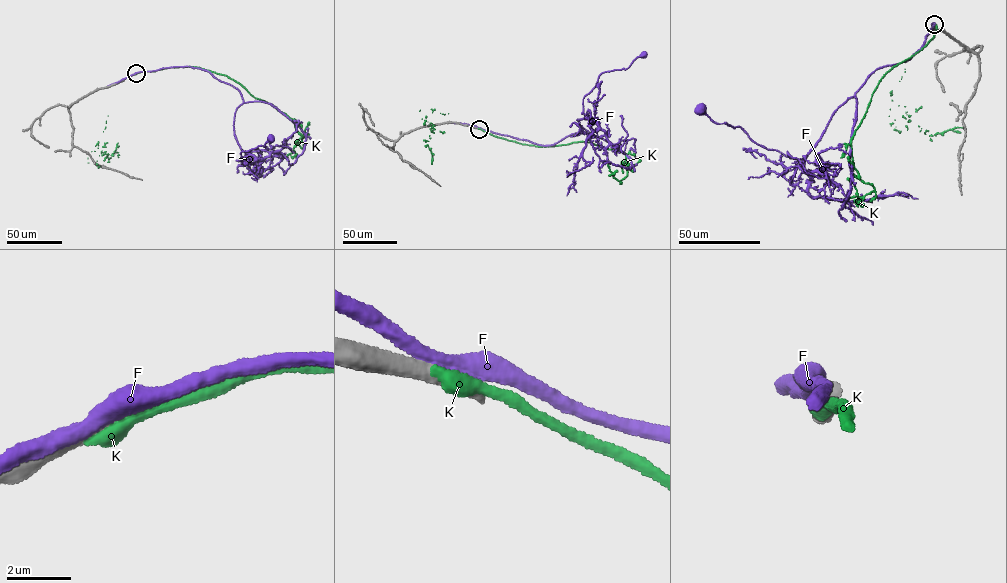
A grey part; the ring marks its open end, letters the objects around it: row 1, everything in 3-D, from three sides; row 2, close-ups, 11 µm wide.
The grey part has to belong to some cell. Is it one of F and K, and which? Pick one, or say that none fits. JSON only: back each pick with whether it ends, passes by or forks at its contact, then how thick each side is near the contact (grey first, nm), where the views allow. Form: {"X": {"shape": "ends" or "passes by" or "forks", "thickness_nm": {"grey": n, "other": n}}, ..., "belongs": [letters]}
{"belongs": []}

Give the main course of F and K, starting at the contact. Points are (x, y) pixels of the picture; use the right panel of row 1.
F: (934, 24), (908, 60), (876, 69), (837, 109), (804, 161), (769, 150), (744, 130), (718, 124), (699, 110)
K: (934, 24), (935, 32), (928, 43), (887, 73), (872, 93), (850, 144), (852, 173), (874, 190), (850, 198)

